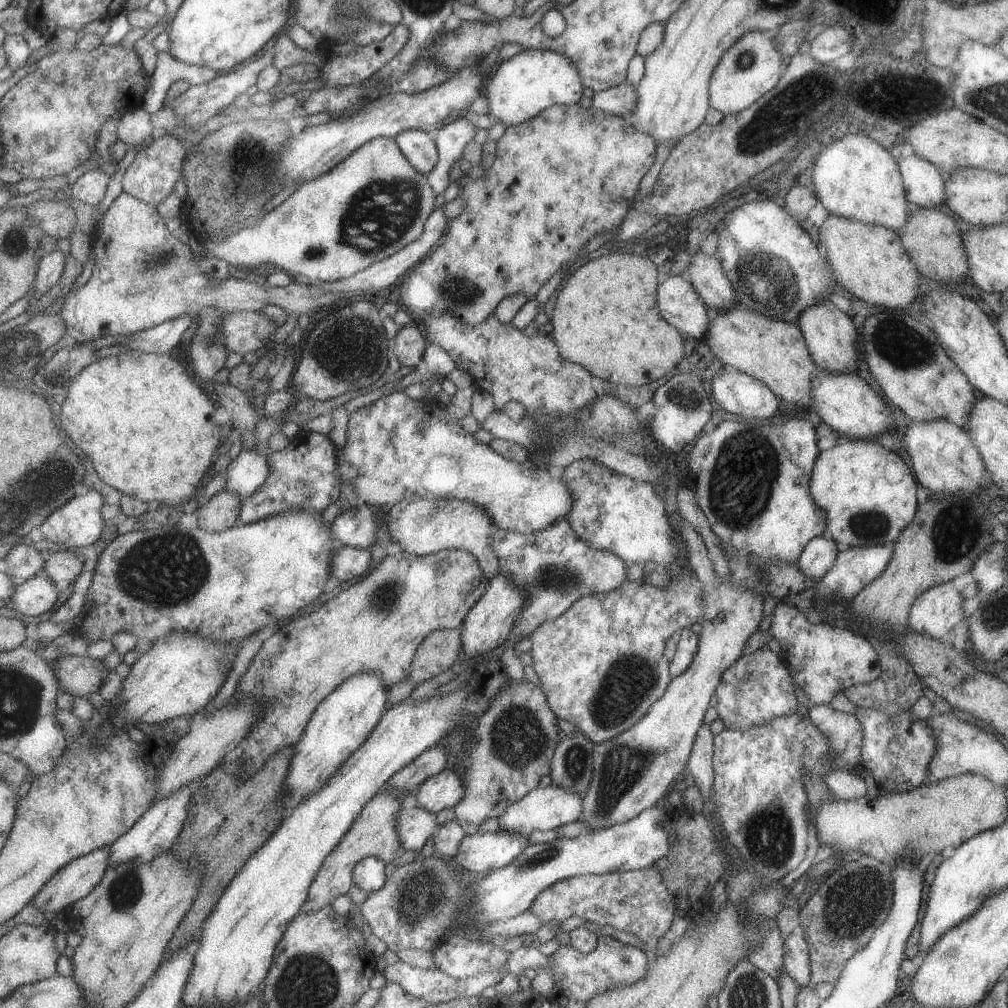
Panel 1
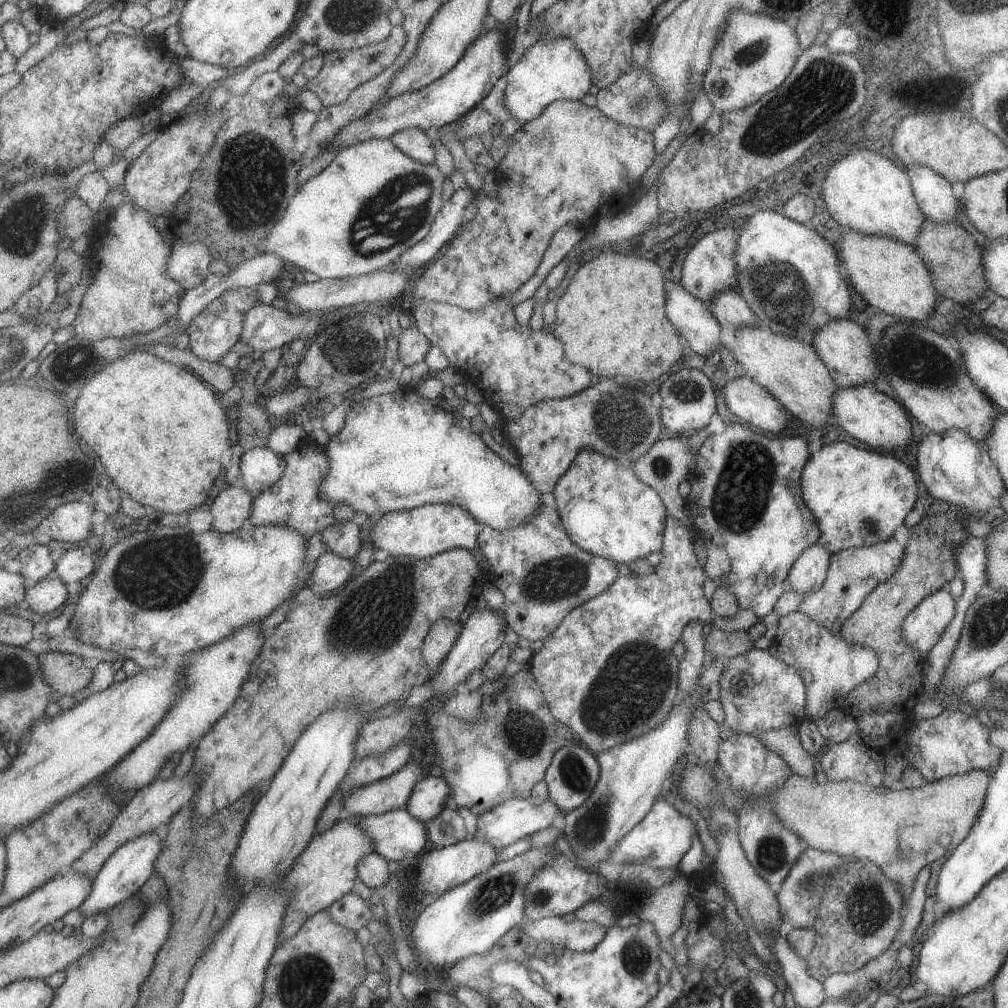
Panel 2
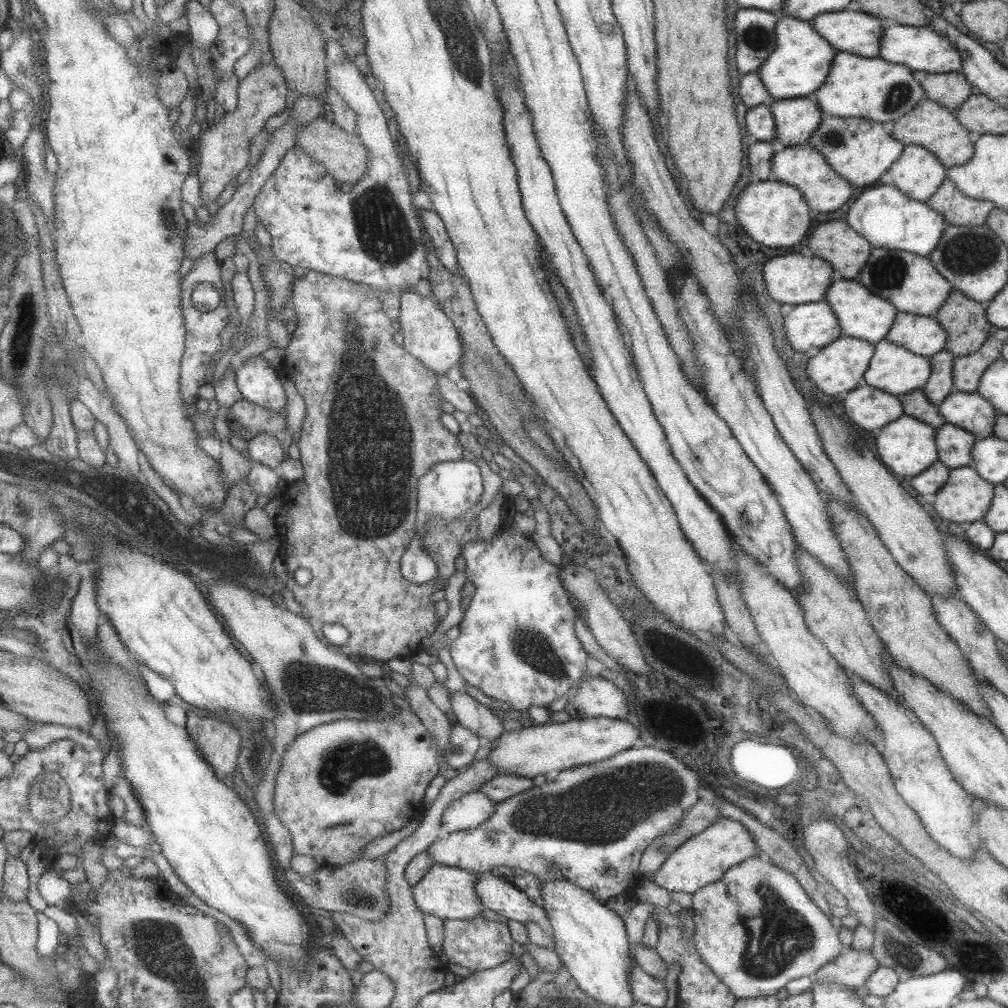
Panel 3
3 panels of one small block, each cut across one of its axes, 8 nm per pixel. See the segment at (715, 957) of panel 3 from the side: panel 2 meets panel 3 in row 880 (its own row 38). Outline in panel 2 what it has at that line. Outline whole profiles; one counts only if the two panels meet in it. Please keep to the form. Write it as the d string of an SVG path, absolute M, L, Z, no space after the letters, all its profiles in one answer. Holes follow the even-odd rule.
M743 9L728 10L724 27L710 50L708 67L702 76L702 89L711 102L713 111L721 115L722 112L753 104L762 94L773 90L785 80L800 51L796 32L786 22L766 14L750 13Z

